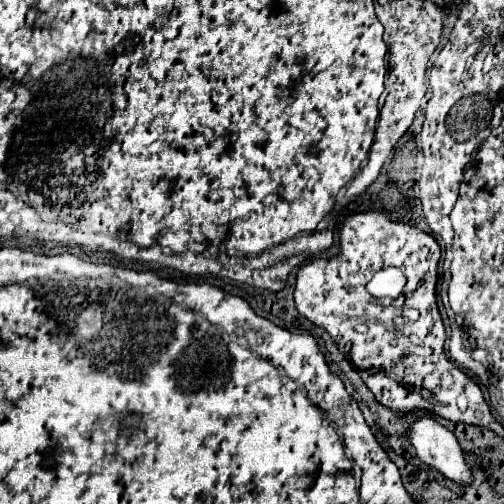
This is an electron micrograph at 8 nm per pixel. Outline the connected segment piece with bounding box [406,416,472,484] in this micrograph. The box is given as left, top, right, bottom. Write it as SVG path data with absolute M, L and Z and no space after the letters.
M420 416L410 424L406 430L406 442L416 458L442 472L446 478L458 484L470 482L472 472L462 458L462 448L456 436L432 416Z

